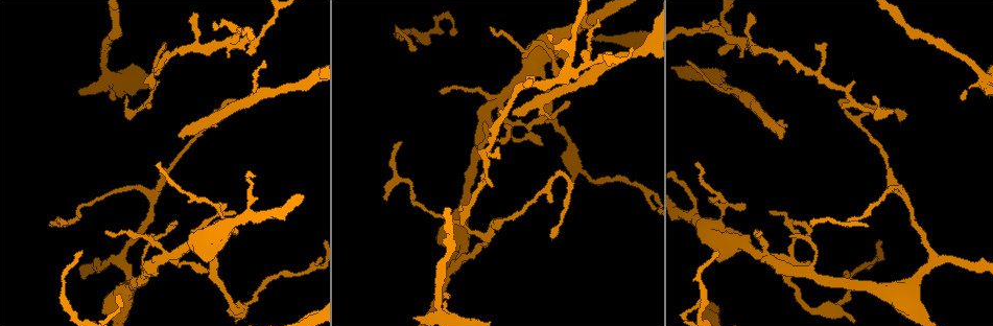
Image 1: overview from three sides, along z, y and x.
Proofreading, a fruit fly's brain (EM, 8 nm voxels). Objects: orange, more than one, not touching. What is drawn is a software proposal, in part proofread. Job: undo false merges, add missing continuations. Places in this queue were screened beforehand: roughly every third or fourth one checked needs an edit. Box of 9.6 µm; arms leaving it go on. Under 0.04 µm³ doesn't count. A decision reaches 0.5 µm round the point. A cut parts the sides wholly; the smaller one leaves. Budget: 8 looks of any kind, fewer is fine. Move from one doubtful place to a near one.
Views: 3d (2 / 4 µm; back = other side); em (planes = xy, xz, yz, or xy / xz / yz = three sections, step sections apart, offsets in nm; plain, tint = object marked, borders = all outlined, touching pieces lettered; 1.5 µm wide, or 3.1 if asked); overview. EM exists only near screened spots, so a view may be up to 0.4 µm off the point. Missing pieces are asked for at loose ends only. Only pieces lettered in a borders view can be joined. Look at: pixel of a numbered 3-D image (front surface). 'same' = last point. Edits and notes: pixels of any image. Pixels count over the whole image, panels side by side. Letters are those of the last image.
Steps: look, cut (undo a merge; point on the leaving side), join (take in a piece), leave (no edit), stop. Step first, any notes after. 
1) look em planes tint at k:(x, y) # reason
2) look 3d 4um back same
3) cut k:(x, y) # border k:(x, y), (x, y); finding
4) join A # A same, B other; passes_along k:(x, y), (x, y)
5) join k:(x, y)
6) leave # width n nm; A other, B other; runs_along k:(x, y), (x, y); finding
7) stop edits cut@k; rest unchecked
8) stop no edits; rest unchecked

look em yz step 8 tint at 1:(253, 301) # sudden change in width

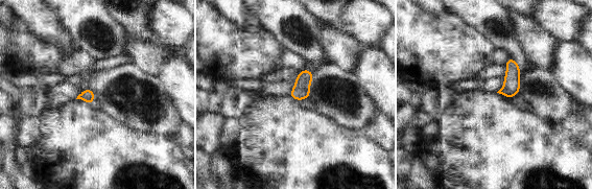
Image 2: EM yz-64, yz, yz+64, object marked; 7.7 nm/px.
look em yz step 8 borders same # what lies round it

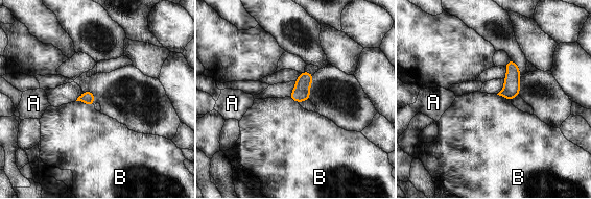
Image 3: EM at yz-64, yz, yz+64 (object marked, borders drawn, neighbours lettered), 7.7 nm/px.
leave # A other, B other; border 3:(76, 100), (93, 105); continuous, no second cell

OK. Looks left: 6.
look em planes plain at 1:(225, 225) # two arms in line, one across

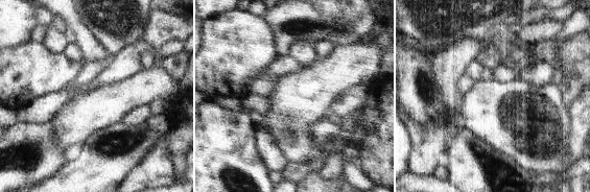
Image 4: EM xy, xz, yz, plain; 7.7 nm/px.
look em planes borders same

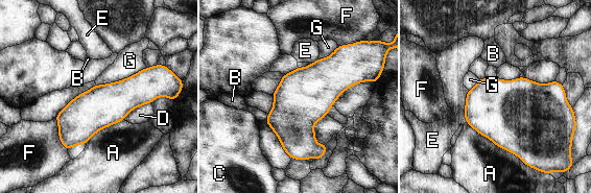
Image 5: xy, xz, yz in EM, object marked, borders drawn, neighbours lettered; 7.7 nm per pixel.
leave # A other, B other, C other, D other, E other, F other, G other; border 5:(150, 102), (136, 106), (123, 119); all the same cell

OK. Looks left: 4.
look 3d 2um at 1:(180, 137) # an open end

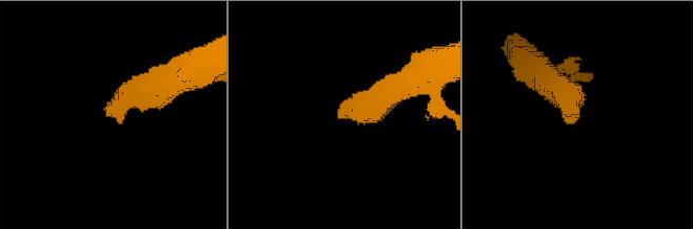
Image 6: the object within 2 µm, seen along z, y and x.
look em planes plain at 6:(577, 111) # now the EM

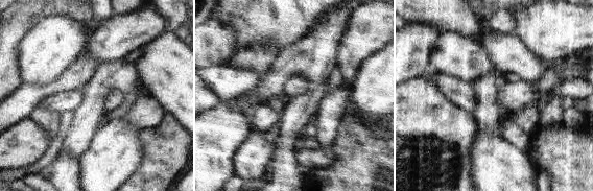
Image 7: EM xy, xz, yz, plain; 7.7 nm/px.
look em planes borders same

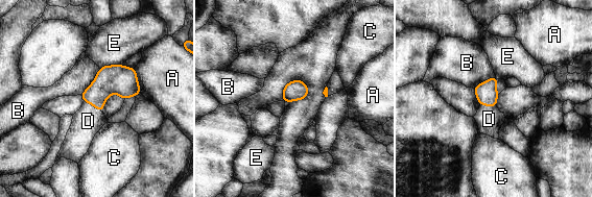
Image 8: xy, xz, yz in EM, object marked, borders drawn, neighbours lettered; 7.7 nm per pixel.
join D # longest_contact B 260 nm; A other, B other, C other, D same, E other; passes_along 8:(111, 79), (93, 105), (88, 121); the cell continues

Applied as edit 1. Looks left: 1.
stop edits join@8; rest unchecked

